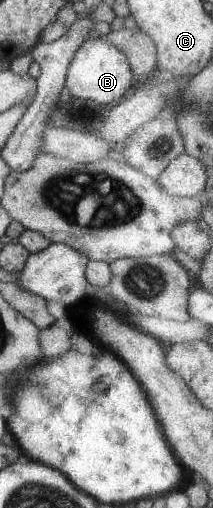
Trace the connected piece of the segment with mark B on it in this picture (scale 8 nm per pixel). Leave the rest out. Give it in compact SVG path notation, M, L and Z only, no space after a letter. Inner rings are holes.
M97 33L97 39L86 39L86 42L73 54L66 76L64 87L69 91L71 99L101 103L101 107L119 103L129 95L136 85L131 85L134 79L130 65L118 48L108 45Z

